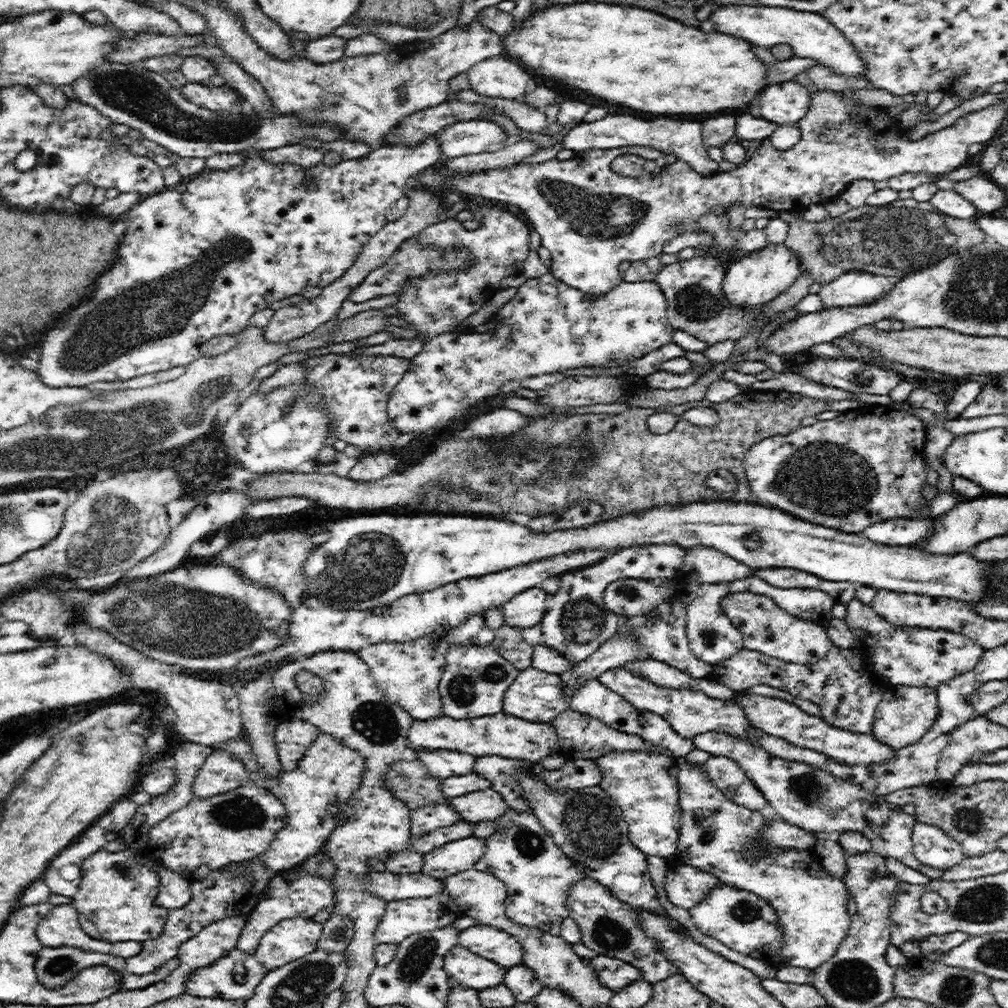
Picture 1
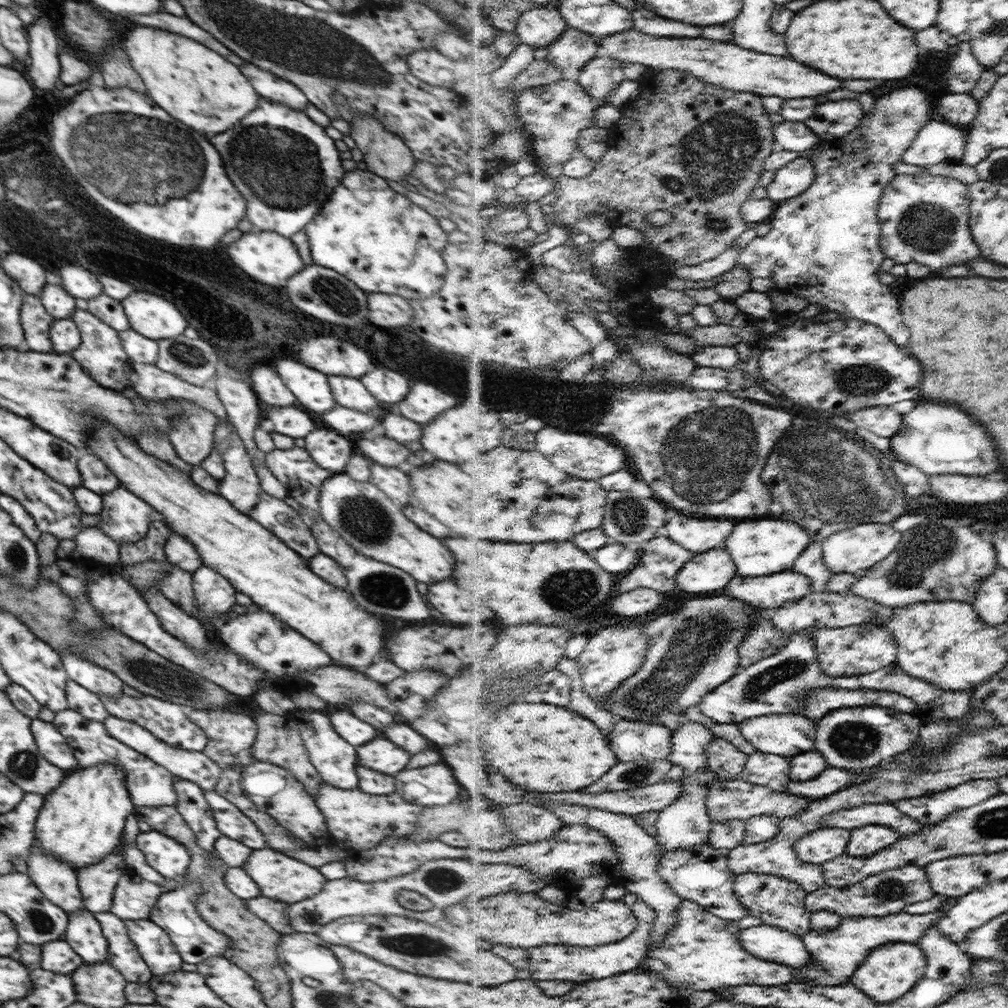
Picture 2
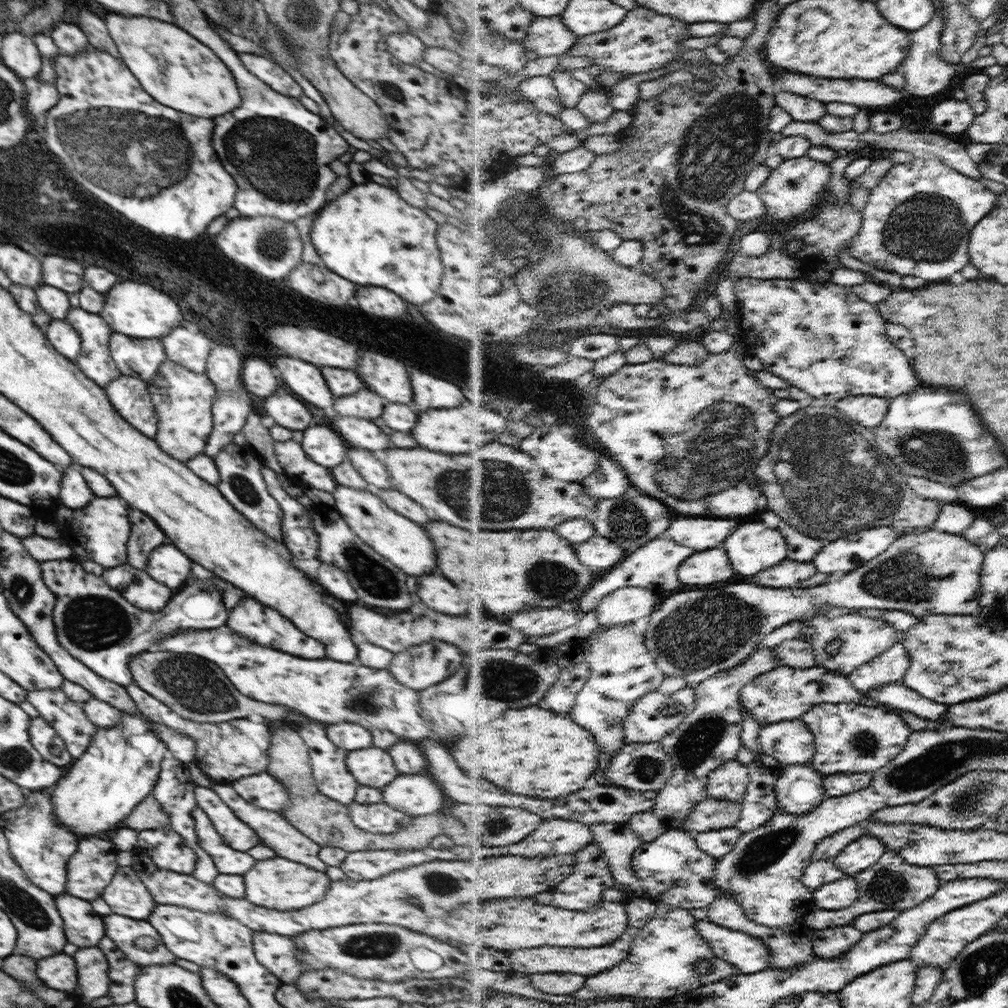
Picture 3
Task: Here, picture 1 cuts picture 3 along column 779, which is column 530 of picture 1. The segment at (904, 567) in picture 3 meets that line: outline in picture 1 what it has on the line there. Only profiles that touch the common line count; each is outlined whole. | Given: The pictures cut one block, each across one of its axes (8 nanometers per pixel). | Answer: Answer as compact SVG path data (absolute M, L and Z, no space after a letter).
M536 586L513 596L501 607L503 620L511 627L524 630L541 624L548 614L549 594Z

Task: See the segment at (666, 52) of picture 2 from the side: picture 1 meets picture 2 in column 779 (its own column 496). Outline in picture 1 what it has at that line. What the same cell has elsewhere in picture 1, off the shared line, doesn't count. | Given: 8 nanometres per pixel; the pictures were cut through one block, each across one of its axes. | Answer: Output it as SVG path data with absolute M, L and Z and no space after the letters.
M508 52L502 56L485 58L467 71L470 88L484 96L518 99L532 86L528 74L514 60L508 60Z

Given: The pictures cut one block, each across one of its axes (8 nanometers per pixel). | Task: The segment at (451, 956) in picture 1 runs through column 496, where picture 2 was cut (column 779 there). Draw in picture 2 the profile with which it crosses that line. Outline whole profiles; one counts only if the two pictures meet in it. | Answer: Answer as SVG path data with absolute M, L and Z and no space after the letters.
M685 900L680 914L678 914L678 928L674 928L674 932L670 932L670 940L666 944L662 944L662 948L653 950L649 954L646 966L650 971L654 971L670 981L670 985L676 988L692 988L693 991L718 991L722 988L744 985L773 987L792 984L800 980L800 970L795 967L780 964L777 961L768 961L766 958L748 951L742 945L742 934L744 934L744 930L740 928L738 922L713 917L697 901Z

